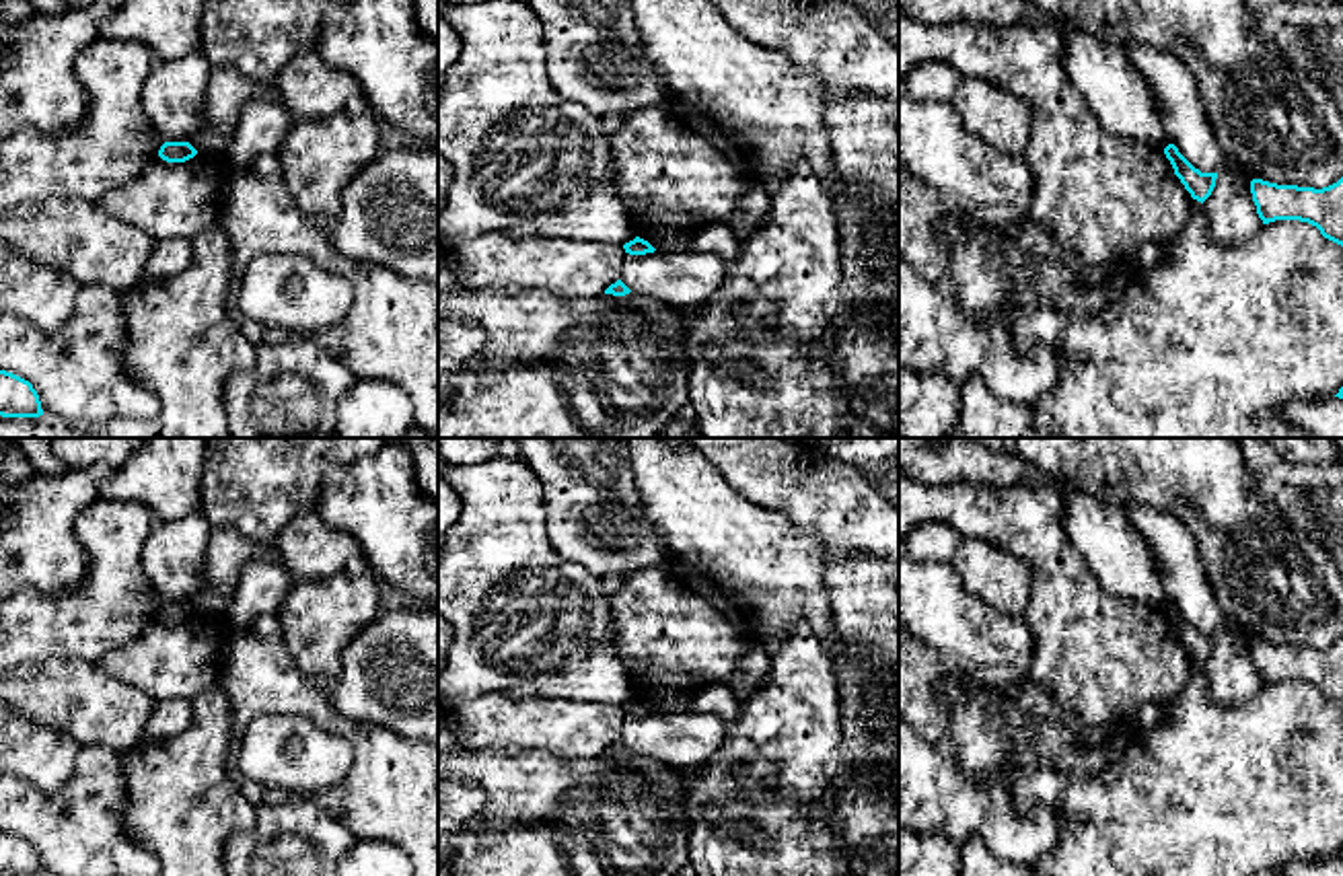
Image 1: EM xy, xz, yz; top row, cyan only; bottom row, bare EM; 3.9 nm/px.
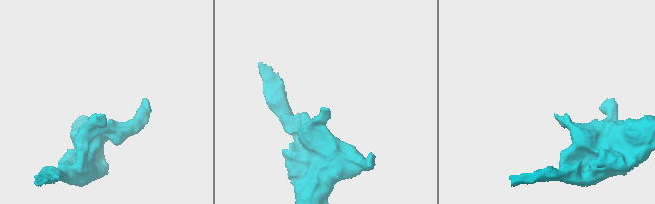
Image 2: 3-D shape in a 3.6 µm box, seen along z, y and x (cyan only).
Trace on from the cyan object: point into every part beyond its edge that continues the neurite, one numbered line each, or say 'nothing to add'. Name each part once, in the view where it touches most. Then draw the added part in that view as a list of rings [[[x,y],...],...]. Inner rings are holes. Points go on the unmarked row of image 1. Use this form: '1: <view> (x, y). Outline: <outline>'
nothing to add

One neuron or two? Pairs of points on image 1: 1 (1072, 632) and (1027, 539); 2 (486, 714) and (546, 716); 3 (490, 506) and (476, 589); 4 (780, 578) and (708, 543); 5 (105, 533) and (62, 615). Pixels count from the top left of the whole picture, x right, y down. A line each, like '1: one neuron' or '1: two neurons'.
1: one neuron
2: one neuron
3: one neuron
4: one neuron
5: one neuron

